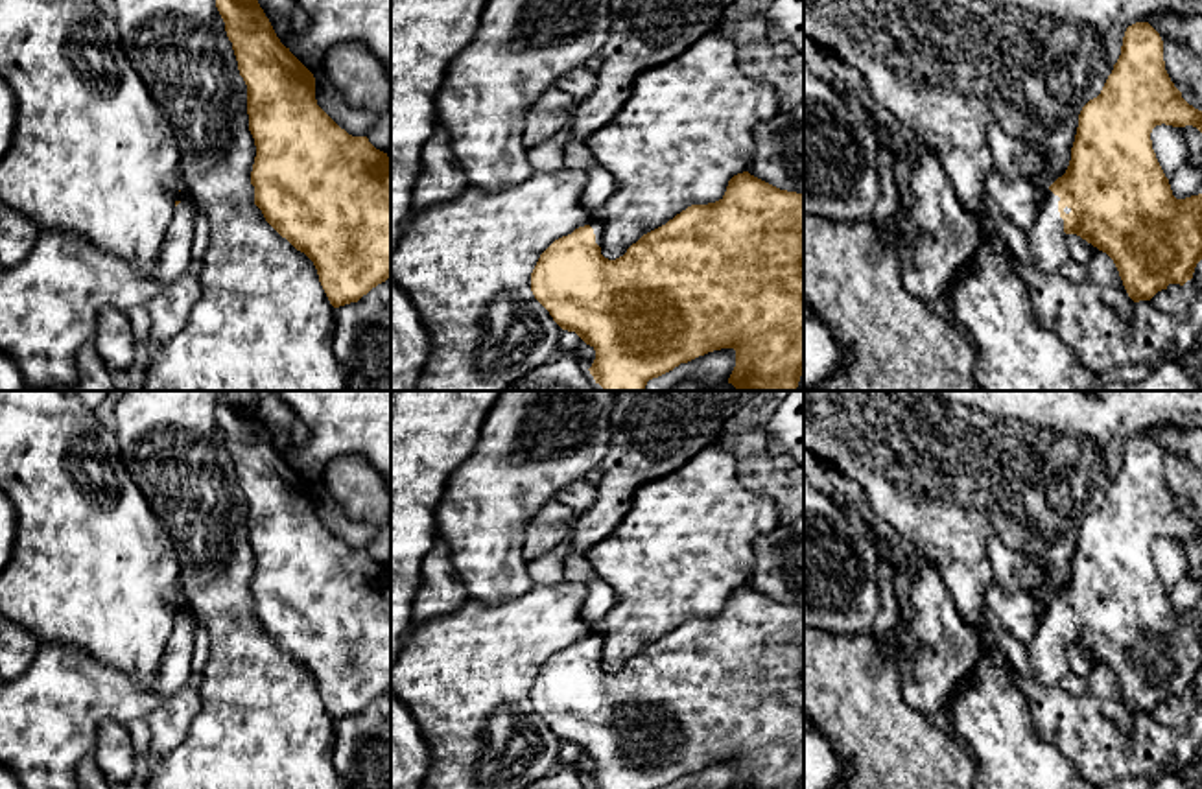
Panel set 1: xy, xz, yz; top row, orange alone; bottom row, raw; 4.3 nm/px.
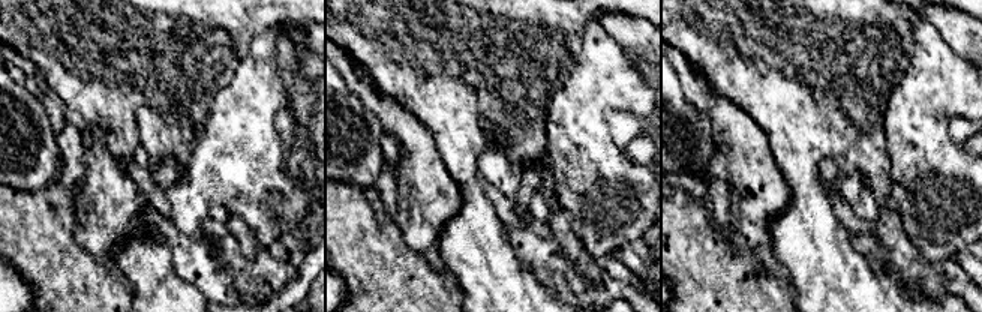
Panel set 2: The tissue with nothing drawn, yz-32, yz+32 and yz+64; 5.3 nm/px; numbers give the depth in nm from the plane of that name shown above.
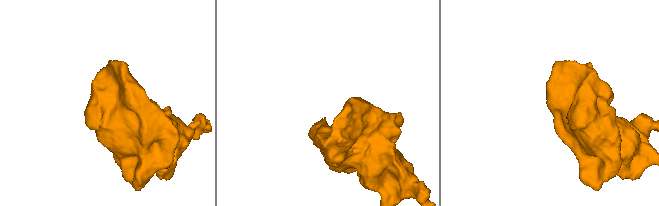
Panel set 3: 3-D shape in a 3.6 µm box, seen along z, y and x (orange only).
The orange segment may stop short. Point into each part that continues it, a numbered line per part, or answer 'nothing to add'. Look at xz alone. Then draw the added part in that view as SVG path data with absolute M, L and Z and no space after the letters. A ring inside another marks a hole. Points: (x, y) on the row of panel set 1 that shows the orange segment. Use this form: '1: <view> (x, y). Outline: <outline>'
1: xz (596, 223). Outline: M595 216L595 218L594 218L590 223L586 223L586 225L590 225L590 227L594 229L595 243L601 247L601 243L603 243L603 230L605 230L601 218Z

